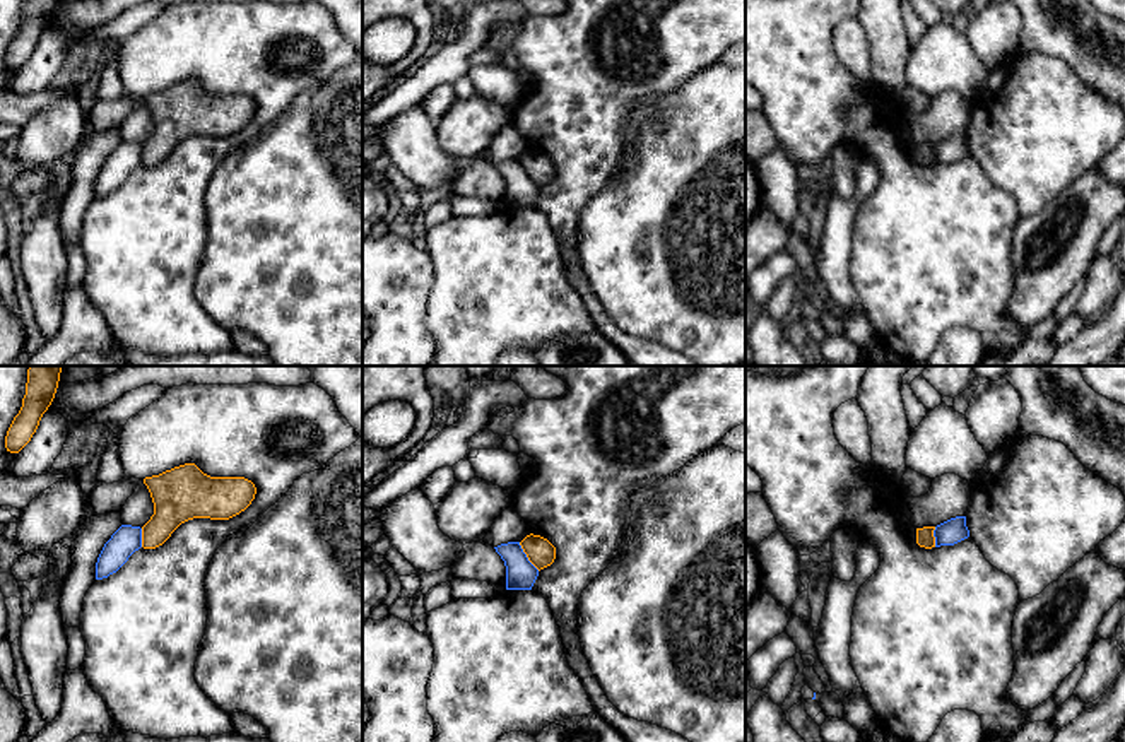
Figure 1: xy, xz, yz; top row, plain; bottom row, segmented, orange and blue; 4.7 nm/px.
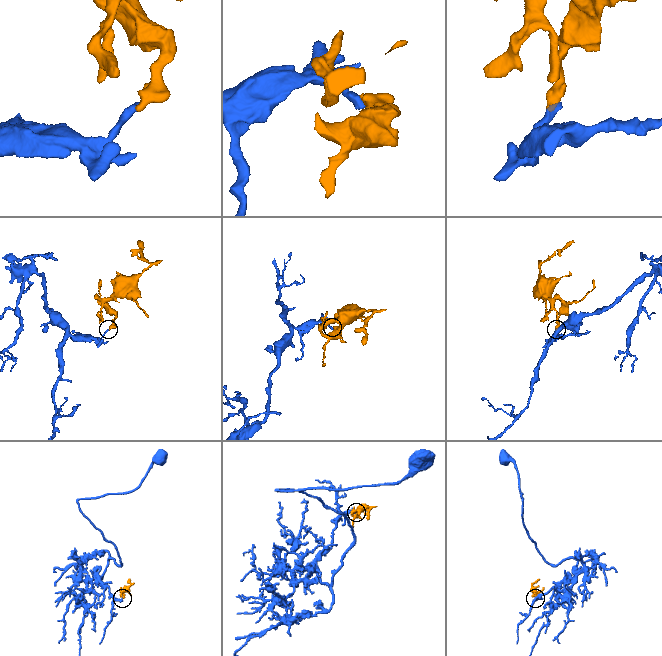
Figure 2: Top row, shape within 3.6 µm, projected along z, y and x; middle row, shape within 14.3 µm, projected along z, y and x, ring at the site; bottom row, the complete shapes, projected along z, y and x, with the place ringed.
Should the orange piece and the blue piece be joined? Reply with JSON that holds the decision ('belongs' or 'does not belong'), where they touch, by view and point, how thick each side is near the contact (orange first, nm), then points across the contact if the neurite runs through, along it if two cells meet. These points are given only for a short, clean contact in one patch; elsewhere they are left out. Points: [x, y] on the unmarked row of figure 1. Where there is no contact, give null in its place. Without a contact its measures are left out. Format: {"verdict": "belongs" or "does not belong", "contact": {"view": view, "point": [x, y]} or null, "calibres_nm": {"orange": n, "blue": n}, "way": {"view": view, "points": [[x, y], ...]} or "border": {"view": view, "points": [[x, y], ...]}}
{"verdict": "does not belong", "contact": {"view": "xz", "point": [527, 173]}, "calibres_nm": {"orange": 140, "blue": 140}, "border": {"view": "xz", "points": [[518, 159], [525, 173], [539, 187]]}}

